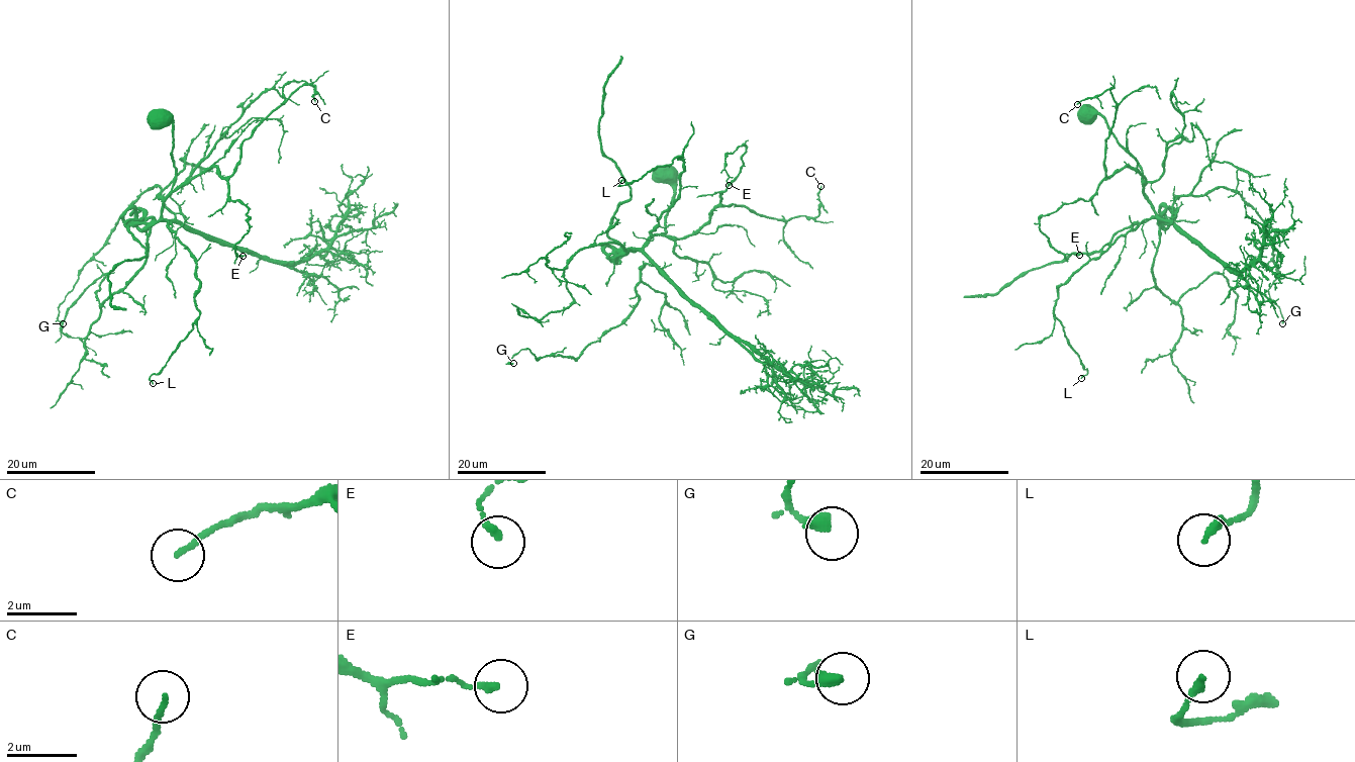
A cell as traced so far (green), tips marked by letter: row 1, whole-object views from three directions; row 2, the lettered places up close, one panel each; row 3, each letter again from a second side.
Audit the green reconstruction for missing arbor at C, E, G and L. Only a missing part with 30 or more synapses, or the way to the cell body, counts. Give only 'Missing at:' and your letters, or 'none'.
Missing at: none

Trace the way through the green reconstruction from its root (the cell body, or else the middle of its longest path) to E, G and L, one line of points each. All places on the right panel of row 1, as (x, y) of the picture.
E: (1084, 116), (1099, 114), (1144, 181), (1126, 167), (1087, 201), (1039, 218), (1056, 250), (1079, 255)
G: (1084, 116), (1105, 120), (1162, 218), (1178, 197), (1219, 187), (1255, 209), (1274, 231), (1267, 290), (1282, 323)
L: (1084, 116), (1099, 114), (1136, 161), (1156, 216), (1058, 289), (1055, 316), (1086, 369), (1081, 378)

